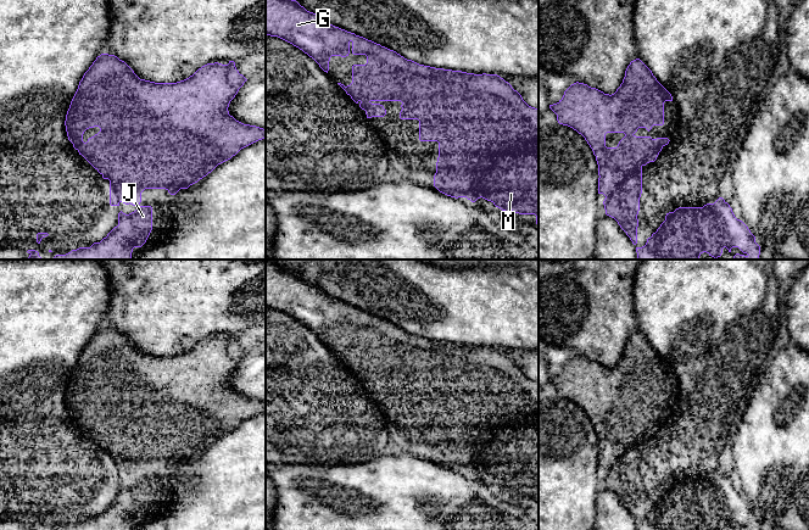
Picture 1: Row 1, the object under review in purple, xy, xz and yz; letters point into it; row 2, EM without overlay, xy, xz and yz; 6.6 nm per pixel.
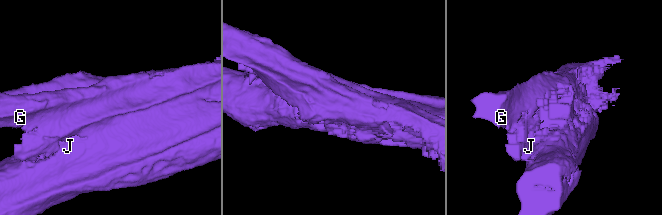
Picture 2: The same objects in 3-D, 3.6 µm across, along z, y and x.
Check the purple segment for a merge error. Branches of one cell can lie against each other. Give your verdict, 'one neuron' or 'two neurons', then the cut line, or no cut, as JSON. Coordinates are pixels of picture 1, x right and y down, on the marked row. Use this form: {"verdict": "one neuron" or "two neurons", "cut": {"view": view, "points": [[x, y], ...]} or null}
{"verdict": "two neurons", "cut": {"view": "xz", "points": [[537, 140], [445, 130], [439, 157]]}}

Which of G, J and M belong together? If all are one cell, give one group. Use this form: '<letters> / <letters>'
G / J M

